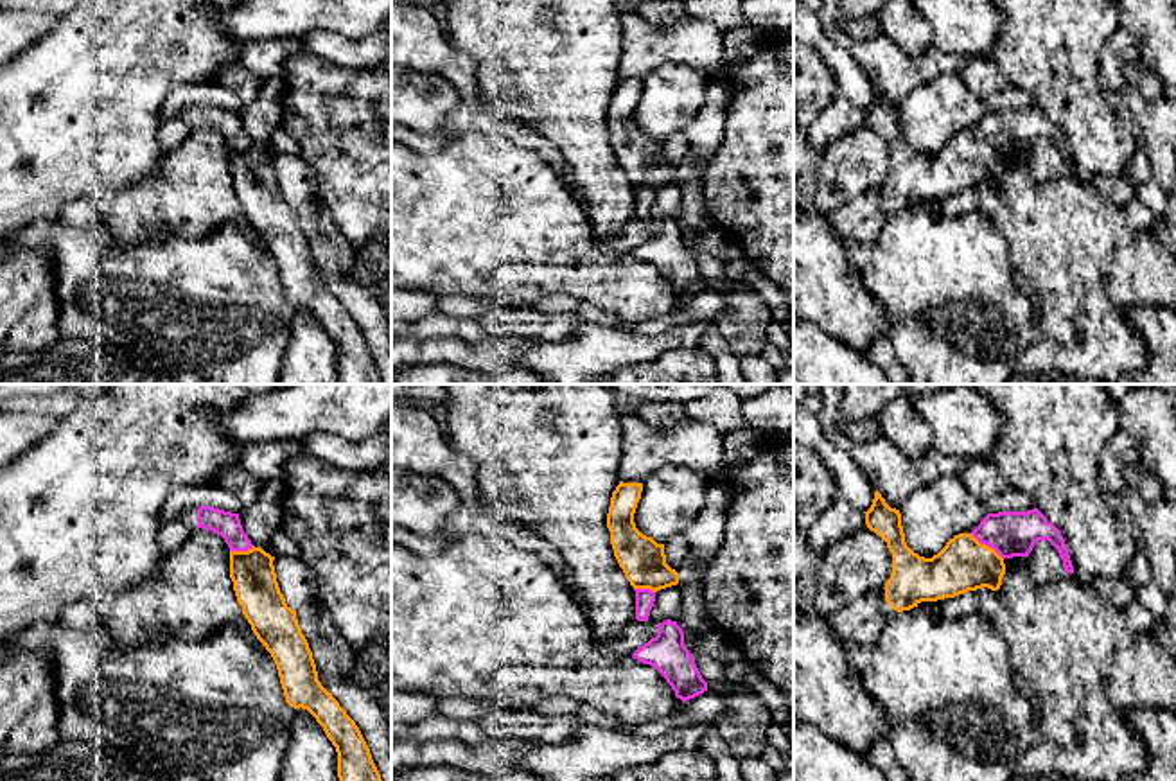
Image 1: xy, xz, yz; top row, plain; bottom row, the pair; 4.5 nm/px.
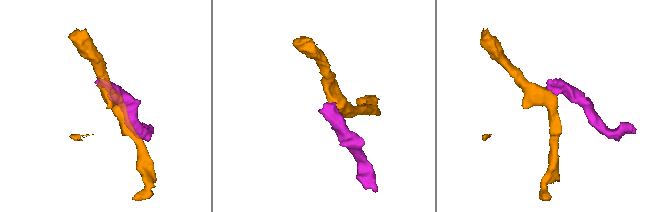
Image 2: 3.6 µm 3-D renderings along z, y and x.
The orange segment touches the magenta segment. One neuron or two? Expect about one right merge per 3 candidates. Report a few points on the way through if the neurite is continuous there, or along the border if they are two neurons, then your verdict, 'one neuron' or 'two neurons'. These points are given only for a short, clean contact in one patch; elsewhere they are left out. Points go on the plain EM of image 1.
border along yz (970, 131), (1002, 157); two neurons

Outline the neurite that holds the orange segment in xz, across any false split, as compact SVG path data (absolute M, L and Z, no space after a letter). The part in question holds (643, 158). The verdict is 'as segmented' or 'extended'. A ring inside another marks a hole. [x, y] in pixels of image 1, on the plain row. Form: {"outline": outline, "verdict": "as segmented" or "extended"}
{"outline": "M643 81L616 84L607 111L614 154L634 187L654 190L677 183L679 171L666 162L664 142L643 133L634 120Z", "verdict": "as segmented"}

